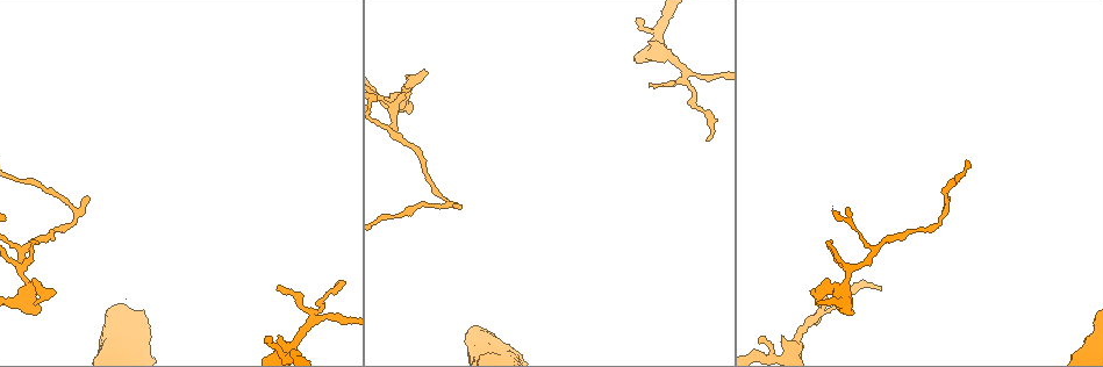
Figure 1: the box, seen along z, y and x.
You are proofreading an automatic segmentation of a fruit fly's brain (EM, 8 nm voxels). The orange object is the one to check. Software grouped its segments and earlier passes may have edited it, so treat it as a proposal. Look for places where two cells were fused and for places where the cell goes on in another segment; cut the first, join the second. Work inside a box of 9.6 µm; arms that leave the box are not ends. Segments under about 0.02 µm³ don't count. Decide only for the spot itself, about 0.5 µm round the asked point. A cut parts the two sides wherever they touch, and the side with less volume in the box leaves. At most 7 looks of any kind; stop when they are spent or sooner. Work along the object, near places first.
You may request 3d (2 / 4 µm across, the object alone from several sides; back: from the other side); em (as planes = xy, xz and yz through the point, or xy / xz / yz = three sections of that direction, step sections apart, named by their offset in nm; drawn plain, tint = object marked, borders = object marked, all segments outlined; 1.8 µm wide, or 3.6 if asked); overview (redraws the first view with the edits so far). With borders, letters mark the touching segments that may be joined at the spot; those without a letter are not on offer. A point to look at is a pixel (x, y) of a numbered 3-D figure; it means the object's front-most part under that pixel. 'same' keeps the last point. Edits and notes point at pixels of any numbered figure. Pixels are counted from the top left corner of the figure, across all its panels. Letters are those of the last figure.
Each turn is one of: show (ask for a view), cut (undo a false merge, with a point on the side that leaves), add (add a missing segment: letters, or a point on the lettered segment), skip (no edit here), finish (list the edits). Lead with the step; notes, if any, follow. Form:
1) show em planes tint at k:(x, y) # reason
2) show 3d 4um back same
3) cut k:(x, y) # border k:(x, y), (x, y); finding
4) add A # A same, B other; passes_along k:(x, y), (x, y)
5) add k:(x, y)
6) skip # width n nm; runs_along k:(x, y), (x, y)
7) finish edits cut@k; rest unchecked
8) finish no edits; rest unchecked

show em xy step 8 tint at 1:(264, 339)

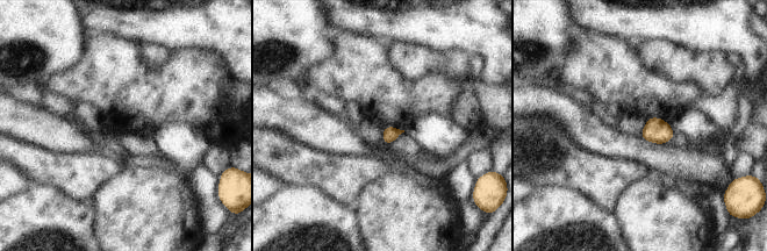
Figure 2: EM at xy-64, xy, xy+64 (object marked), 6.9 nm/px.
show em planes borders same # cut it another way

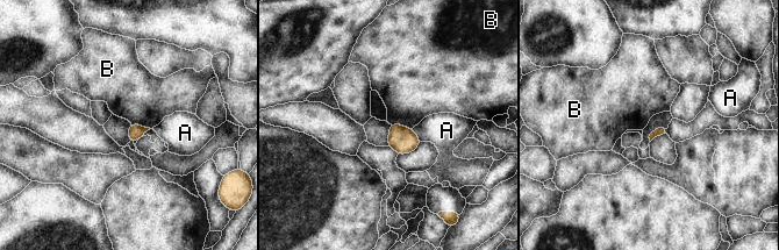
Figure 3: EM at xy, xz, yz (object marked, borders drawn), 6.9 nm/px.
skip # A other, B other; border 3:(391, 123), (398, 123), (412, 129); none of them fits

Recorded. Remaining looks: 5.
show 3d 2um at 1:(313, 321) # three arms meet

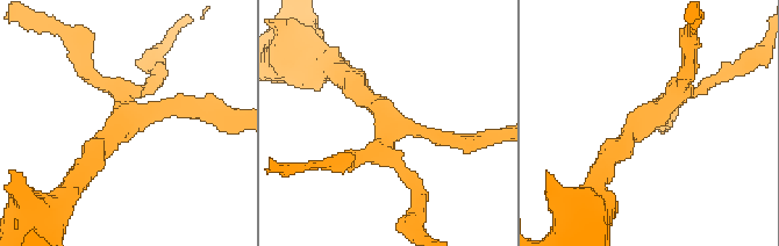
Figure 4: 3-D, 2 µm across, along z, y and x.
show em planes plain at 4:(646, 124) # shape alone is not enough

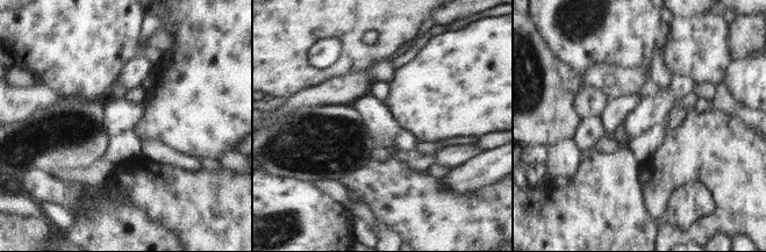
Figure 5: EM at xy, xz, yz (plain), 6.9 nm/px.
show em planes borders same

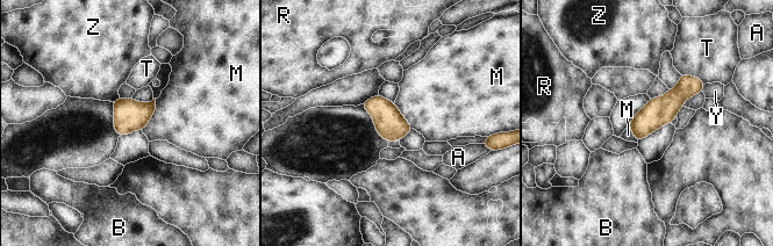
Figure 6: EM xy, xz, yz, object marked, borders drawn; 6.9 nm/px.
skip # A other, B other, M other, R other, T other, Y other, Z other; continuous, no second cell

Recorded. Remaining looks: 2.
show em xz step 16 tint at 1:(78, 215) # abrupt turn

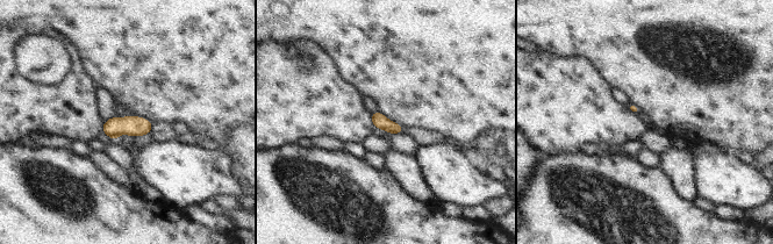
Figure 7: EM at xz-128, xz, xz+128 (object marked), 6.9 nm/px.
show em xz step 16 borders same # see the neighbours

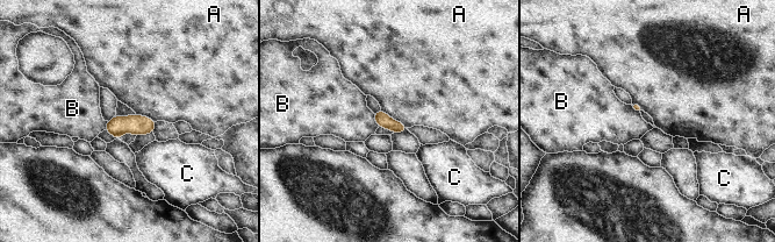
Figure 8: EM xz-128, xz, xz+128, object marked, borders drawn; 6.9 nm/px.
skip # width 40 nm; A other, B other, C other; border 8:(380, 109), (408, 127); one cell here

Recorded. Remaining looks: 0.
finish no edits; rest unchecked

